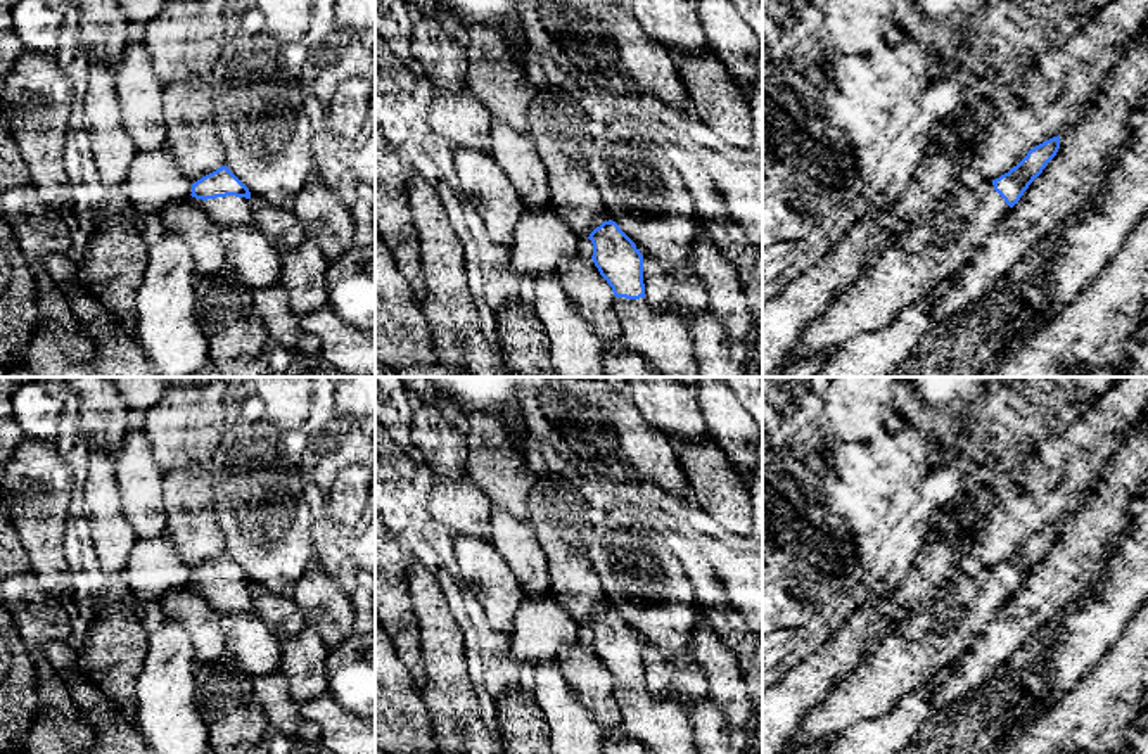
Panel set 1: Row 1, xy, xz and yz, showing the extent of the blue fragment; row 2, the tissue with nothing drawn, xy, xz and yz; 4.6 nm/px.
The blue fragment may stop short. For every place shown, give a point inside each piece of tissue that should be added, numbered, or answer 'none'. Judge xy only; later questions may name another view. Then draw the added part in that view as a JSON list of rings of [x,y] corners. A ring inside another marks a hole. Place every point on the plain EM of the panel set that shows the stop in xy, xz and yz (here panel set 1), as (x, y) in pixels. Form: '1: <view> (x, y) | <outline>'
1: xy (229, 599) | [[[216,585],[216,586],[190,586],[199,593],[207,605],[220,616],[232,616],[252,610],[251,586],[246,585]]]

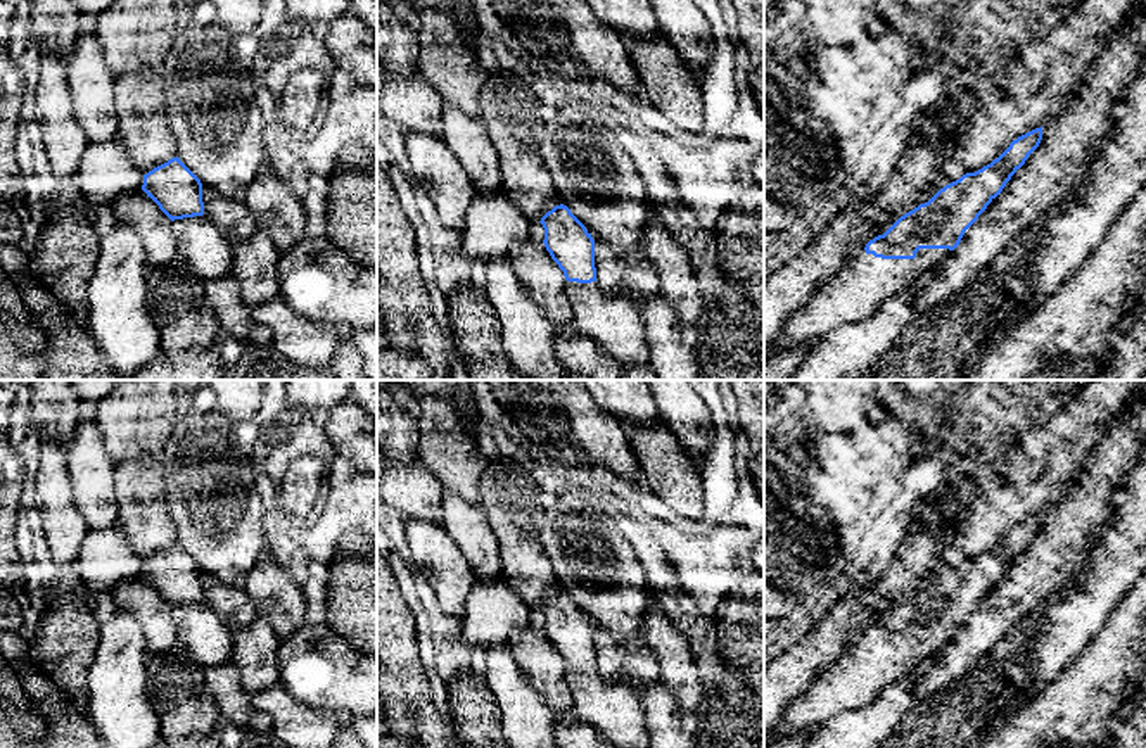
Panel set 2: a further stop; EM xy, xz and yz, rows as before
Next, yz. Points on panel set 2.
1: yz (865, 669) | [[[920,636],[914,646],[882,646],[859,637],[818,674],[805,693],[788,701],[766,748],[800,732],[812,736],[838,713],[869,705],[887,686],[932,658],[949,639]]]

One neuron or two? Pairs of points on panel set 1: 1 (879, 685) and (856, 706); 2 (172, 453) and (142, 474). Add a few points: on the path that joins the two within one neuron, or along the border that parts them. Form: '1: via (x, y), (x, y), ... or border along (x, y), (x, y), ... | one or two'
1: via (873, 689), (861, 701) | one
2: border along (142, 426), (151, 455), (163, 472) | two

